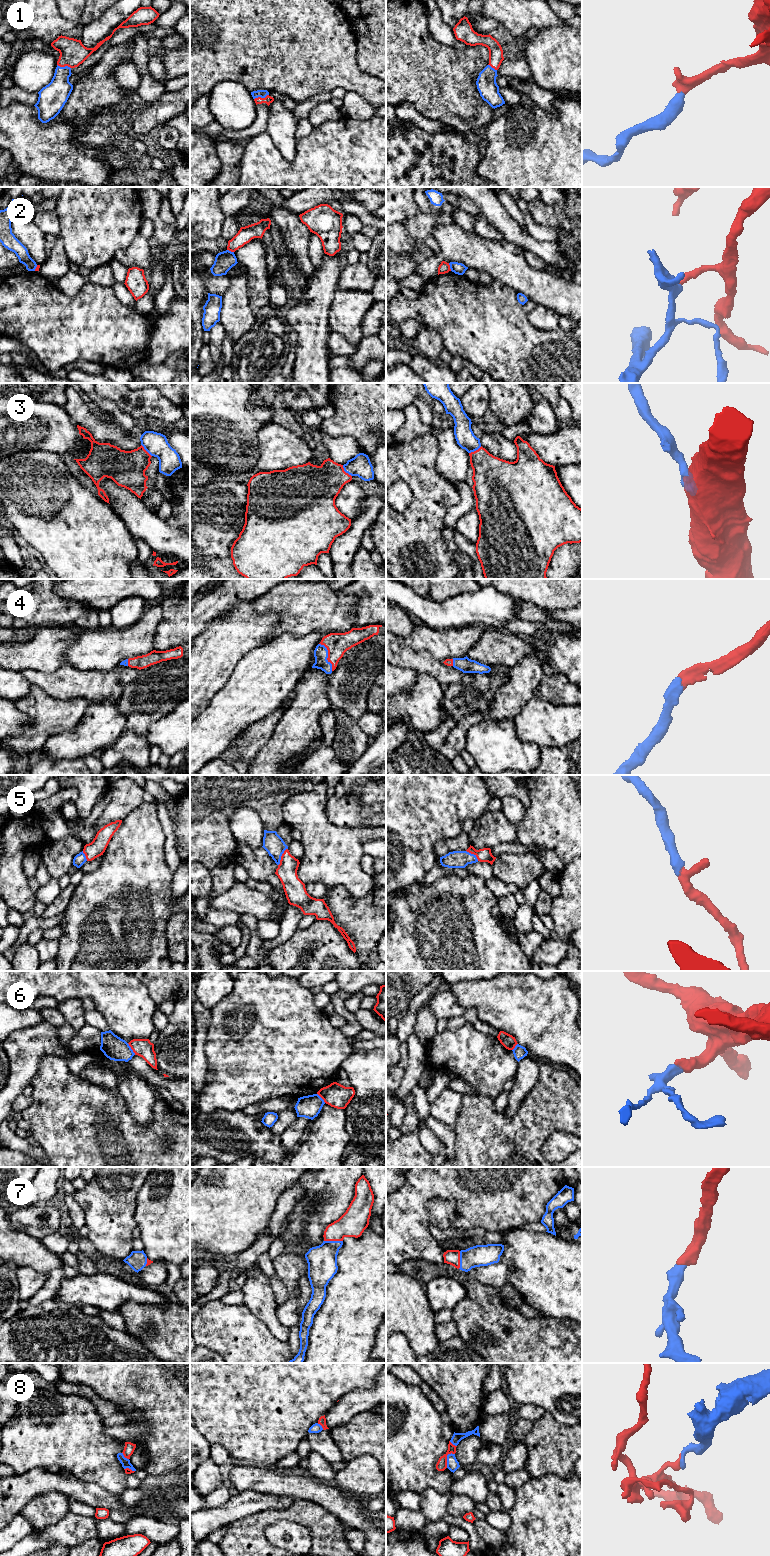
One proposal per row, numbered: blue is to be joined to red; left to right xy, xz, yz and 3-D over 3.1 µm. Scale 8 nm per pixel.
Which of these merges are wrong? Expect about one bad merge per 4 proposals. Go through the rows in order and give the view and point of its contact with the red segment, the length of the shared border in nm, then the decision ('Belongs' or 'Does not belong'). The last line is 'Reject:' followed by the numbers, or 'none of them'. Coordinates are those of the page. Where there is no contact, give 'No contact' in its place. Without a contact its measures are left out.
1: Touches red at xz (260, 97). Shared border 130 nm. Belongs
2: Touches red at yz (449, 267). Shared border 70 nm. Does not belong
3: Touches red at xz (344, 471). Shared border 120 nm. Belongs
4: Touches red at xz (328, 656). Shared border 240 nm. Belongs
5: Touches red at xz (281, 857). Shared border 160 nm. Belongs
6: Touches red at xy (131, 1048). Shared border 120 nm. Does not belong
7: Touches red at xz (333, 1240). Shared border 150 nm. Belongs
8: Touches red at yz (446, 1458). Shared border 140 nm. Does not belong
Reject: 2, 6, 8

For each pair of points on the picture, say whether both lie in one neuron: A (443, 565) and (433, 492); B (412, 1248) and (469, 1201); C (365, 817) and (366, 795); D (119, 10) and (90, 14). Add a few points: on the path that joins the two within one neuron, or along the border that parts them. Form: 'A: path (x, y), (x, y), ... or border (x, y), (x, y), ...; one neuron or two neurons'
A: path (432, 547), (432, 510); one neuron
B: path (412, 1224), (412, 1210), (431, 1191), (445, 1191); one neuron
C: border (345, 794), (357, 789), (360, 801), (375, 803); two neurons
D: border (106, 10), (97, 18), (83, 25); two neurons

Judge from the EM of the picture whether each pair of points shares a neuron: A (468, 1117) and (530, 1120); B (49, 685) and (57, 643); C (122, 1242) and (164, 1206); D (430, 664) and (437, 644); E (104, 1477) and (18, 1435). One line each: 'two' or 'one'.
A: one
B: two
C: two
D: two
E: one

